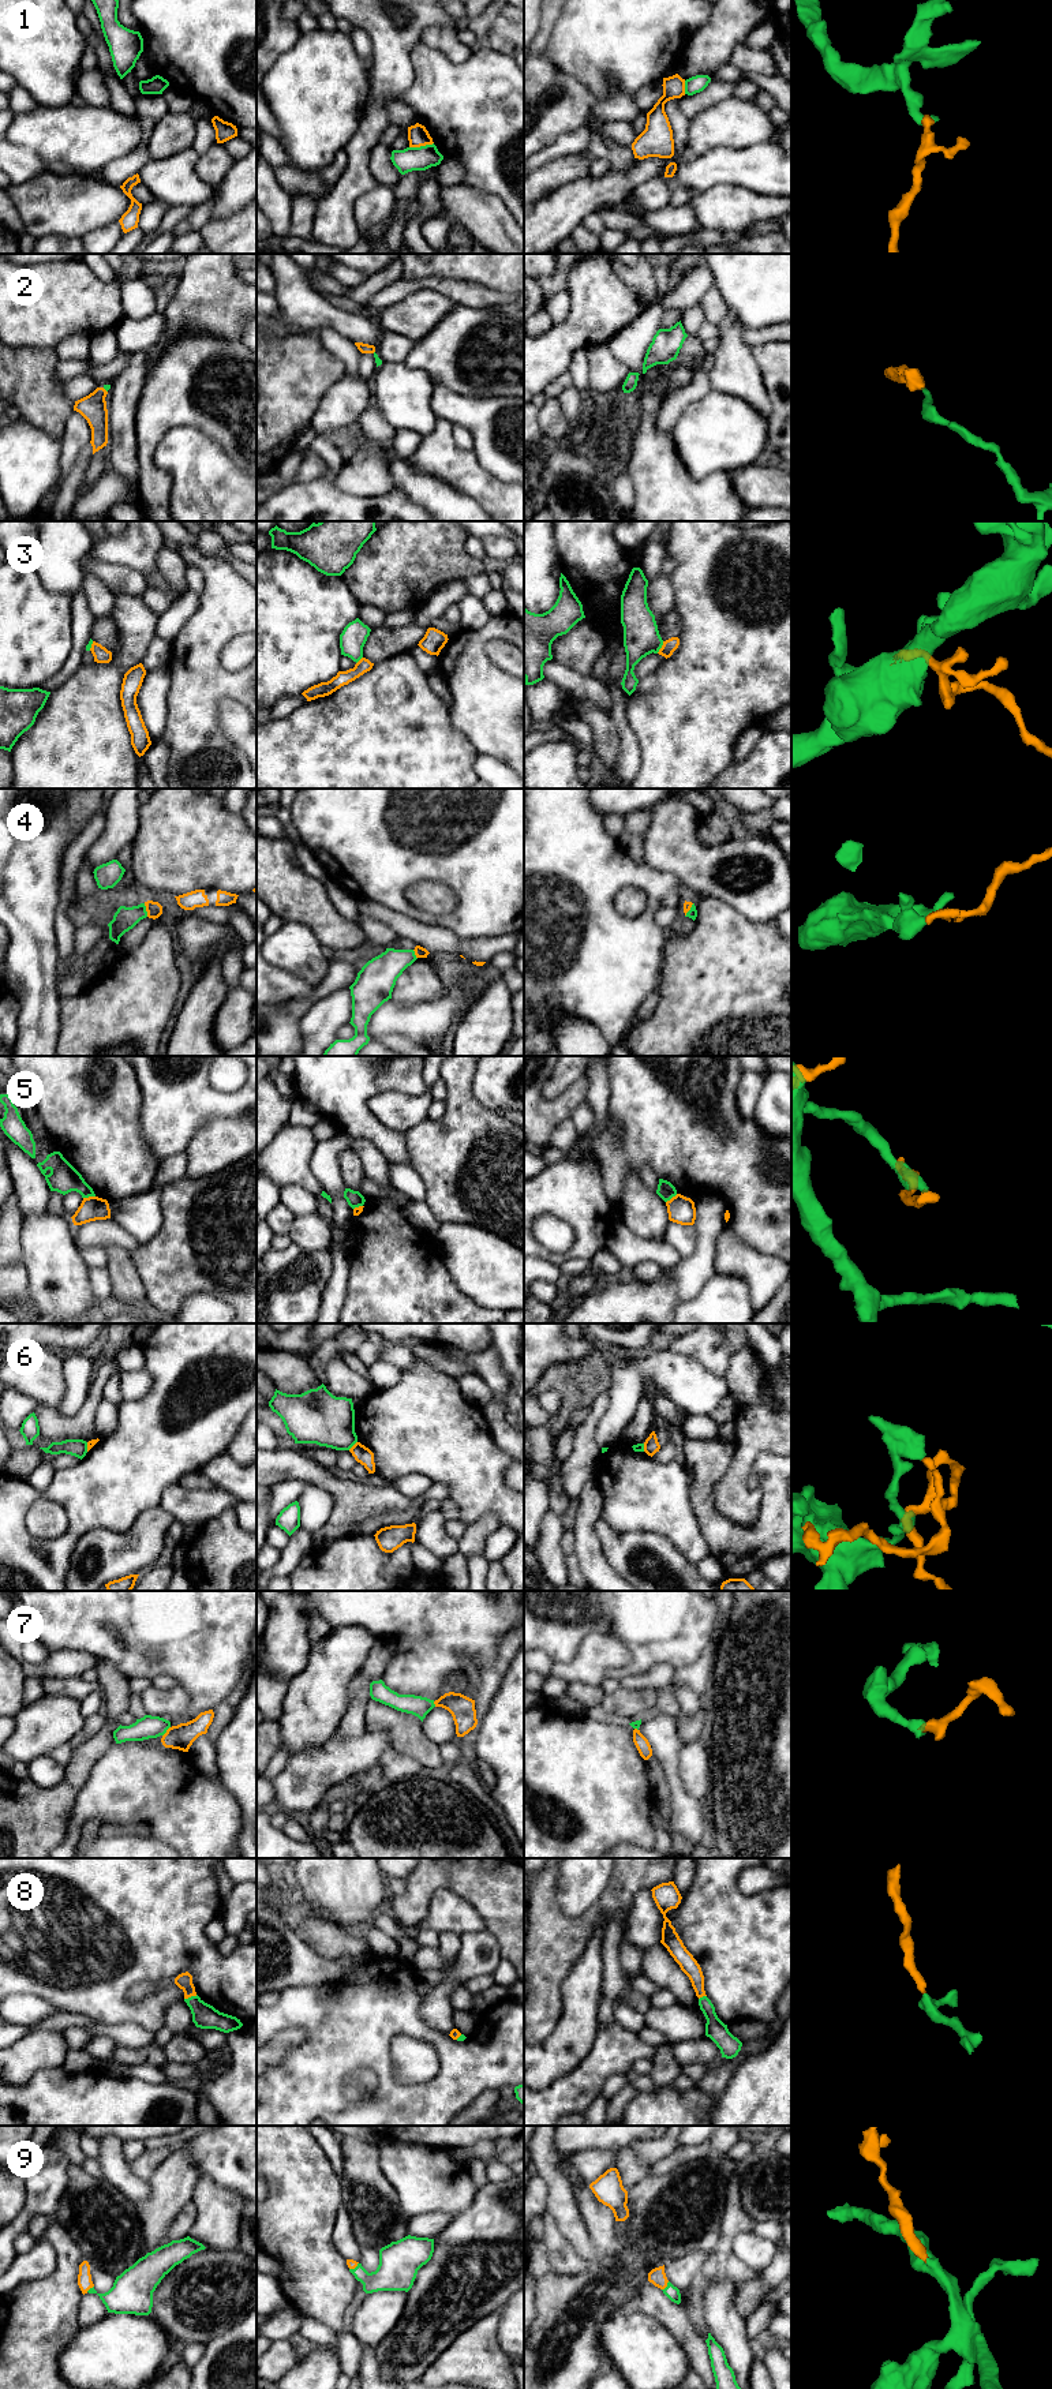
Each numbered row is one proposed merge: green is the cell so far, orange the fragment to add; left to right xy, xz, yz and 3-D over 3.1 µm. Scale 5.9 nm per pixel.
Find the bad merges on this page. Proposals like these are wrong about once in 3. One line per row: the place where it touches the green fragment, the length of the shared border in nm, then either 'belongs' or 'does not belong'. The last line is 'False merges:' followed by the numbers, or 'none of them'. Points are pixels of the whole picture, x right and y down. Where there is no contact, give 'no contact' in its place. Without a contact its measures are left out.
1: contact xz (420, 146); length 150 nm; does not belong
2: contact xy (105, 389); length 40 nm; belongs
3: contact yz (661, 647); length 80 nm; does not belong
4: contact xy (145, 910); length 80 nm; belongs
5: contact xy (89, 1195); length 70 nm; does not belong
6: contact xz (352, 1445); length 80 nm; does not belong
7: contact xy (165, 1732); length 80 nm; does not belong
8: contact xy (191, 1996); length 80 nm; belongs
9: contact yz (667, 2285); length 70 nm; belongs
False merges: 1, 3, 5, 6, 7

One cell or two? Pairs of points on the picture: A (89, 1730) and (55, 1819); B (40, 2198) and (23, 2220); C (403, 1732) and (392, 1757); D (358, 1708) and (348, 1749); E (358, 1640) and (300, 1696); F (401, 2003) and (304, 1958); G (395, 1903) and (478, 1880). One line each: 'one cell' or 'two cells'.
A: two cells
B: one cell
C: two cells
D: two cells
E: one cell
F: two cells
G: one cell

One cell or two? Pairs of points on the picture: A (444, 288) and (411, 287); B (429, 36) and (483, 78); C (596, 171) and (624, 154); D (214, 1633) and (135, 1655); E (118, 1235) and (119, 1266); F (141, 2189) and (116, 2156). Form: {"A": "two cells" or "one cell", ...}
{"A": "one cell", "B": "two cells", "C": "two cells", "D": "one cell", "E": "two cells", "F": "one cell"}

